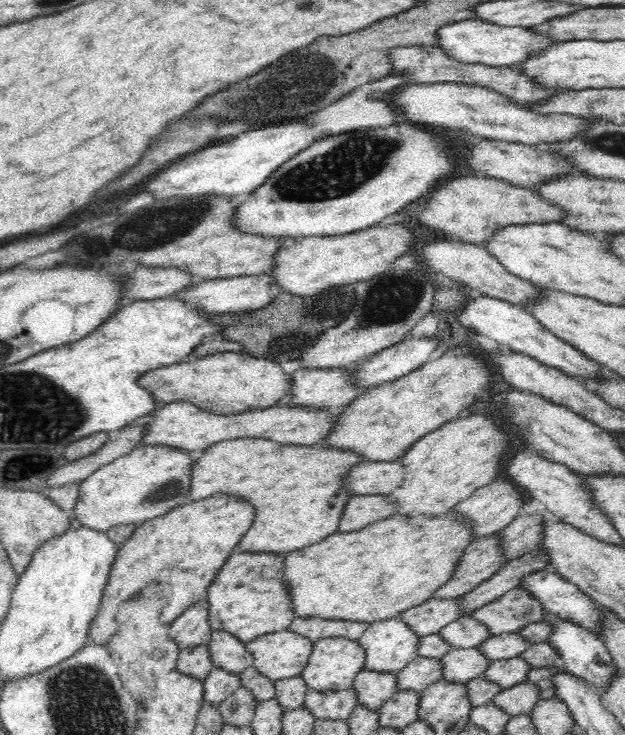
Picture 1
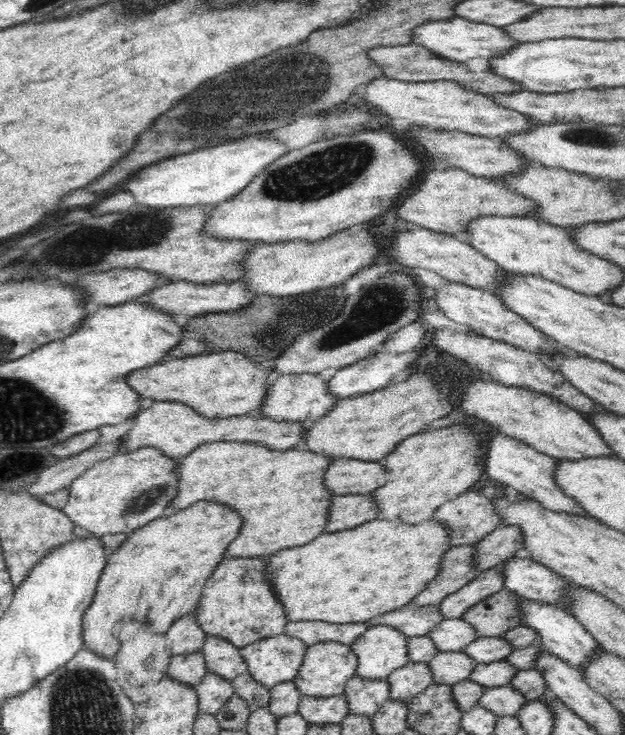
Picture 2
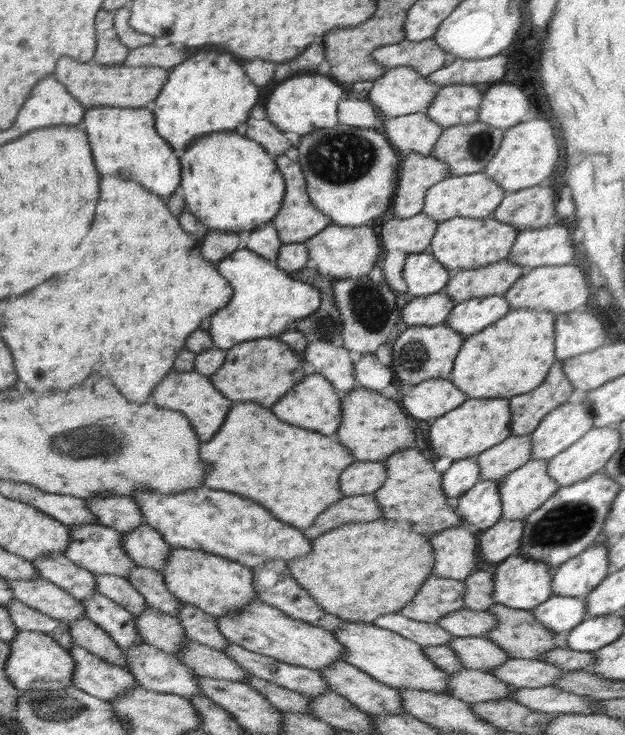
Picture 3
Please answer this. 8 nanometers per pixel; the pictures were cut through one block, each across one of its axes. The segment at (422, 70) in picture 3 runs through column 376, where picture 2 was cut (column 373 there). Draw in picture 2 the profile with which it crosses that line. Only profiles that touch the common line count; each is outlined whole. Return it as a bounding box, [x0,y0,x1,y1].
[367,43,525,95]

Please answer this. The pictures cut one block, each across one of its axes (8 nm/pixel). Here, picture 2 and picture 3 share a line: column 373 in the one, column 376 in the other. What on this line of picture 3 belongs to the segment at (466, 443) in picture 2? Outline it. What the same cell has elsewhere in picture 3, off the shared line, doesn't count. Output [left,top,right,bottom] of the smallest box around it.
[374,448,461,536]

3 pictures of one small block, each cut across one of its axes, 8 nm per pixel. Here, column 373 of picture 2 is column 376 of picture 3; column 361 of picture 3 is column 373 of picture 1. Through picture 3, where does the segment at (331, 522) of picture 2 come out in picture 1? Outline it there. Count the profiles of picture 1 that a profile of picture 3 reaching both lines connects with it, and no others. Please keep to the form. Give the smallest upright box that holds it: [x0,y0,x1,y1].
[338,495,396,533]

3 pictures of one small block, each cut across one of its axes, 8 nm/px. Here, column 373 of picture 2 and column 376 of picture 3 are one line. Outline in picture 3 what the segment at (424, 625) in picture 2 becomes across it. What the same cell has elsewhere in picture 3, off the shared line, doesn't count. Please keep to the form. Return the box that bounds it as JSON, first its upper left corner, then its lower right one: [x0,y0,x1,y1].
[372,614,454,646]

